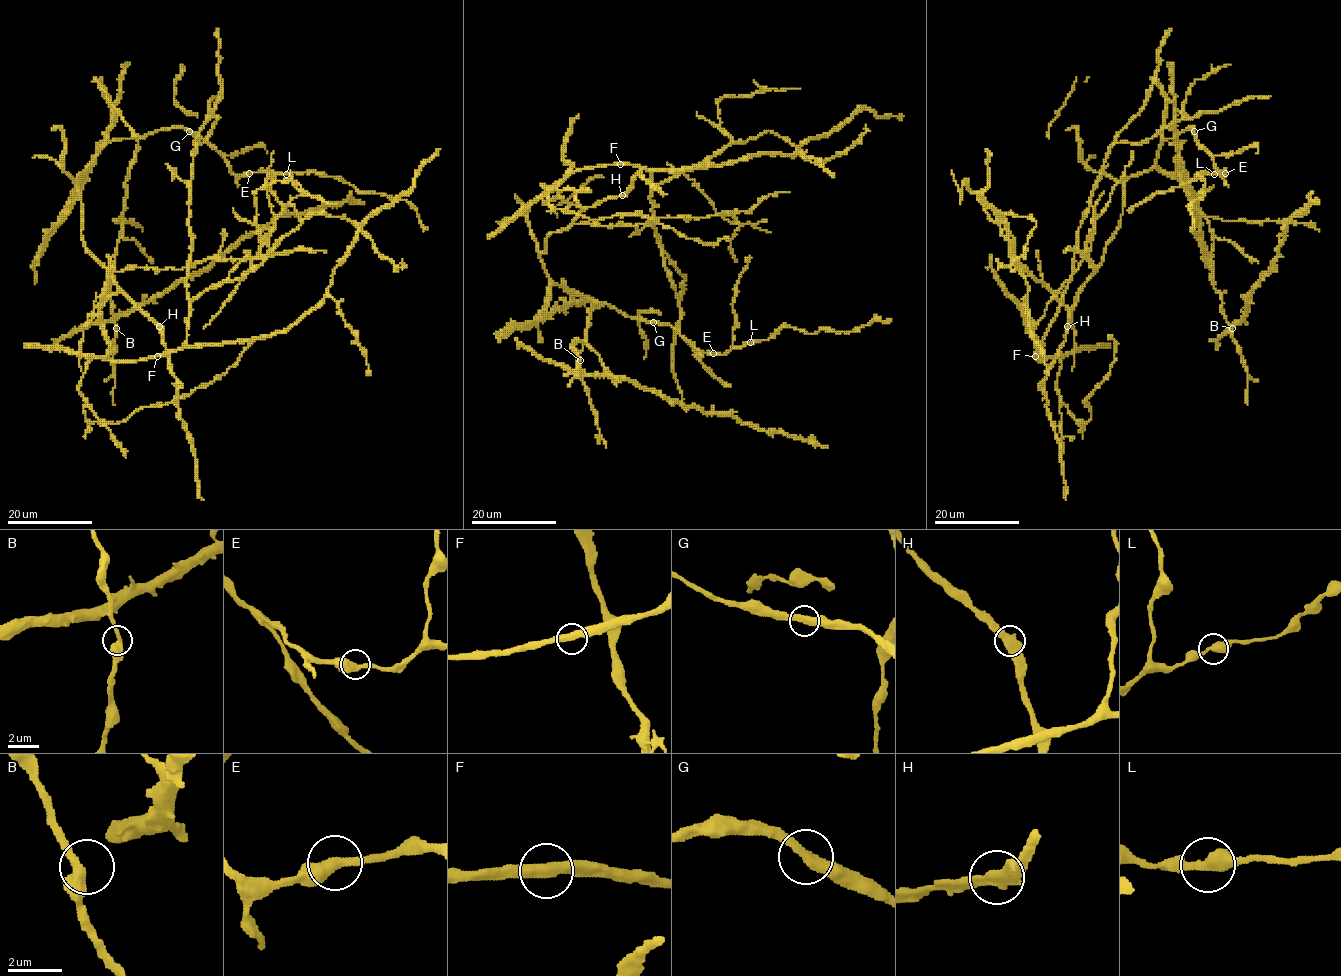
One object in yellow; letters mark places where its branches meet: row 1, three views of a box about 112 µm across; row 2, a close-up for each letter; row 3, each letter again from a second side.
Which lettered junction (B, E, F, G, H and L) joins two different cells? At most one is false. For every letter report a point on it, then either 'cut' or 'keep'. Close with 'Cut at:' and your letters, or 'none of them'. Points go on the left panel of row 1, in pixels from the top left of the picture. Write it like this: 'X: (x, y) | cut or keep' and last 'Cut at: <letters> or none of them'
B: (116, 328) | keep
E: (249, 173) | keep
F: (157, 356) | keep
G: (189, 131) | keep
H: (159, 326) | keep
L: (286, 174) | keep
Cut at: none of them

